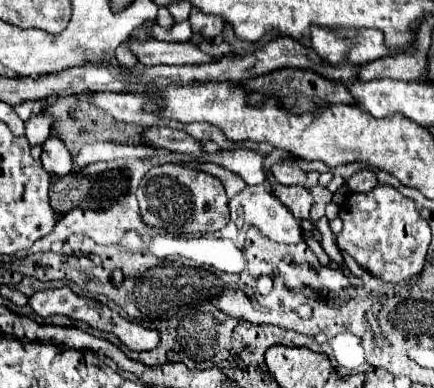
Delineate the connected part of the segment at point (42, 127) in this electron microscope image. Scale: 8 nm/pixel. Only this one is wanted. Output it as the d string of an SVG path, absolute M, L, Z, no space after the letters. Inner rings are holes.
M40 111L38 115L32 115L26 123L24 123L24 137L28 141L30 147L42 145L46 141L46 137L50 137L50 129L52 129L52 115L48 115L46 111Z

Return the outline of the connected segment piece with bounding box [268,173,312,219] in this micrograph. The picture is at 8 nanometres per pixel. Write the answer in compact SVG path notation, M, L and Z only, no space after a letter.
M268 173L268 183L270 183L274 195L294 213L296 219L310 219L312 197L310 197L310 191L308 191L308 189L278 185L270 173Z

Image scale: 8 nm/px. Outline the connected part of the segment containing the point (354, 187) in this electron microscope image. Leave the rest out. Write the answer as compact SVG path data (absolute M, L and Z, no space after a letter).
M364 169L364 171L356 171L348 181L346 181L346 185L350 187L350 191L354 191L354 193L358 193L358 191L370 191L370 189L374 189L374 185L378 183L378 179L376 179L376 175L372 173L372 171L368 171L368 169Z

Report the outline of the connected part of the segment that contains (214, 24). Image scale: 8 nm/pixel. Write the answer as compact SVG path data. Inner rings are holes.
M192 9L190 13L190 25L192 25L192 33L200 33L204 39L212 39L216 35L222 33L224 21L216 15L206 15L198 9Z

